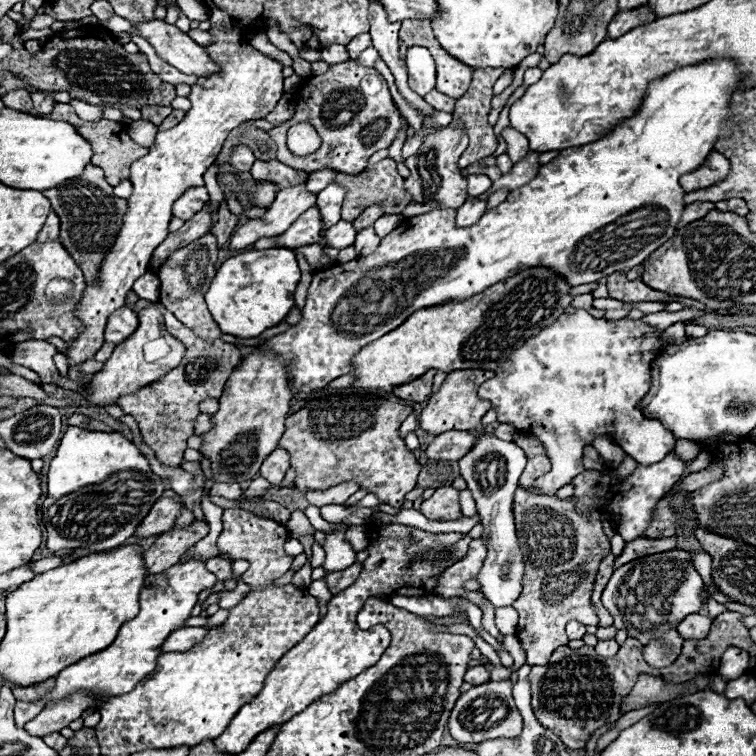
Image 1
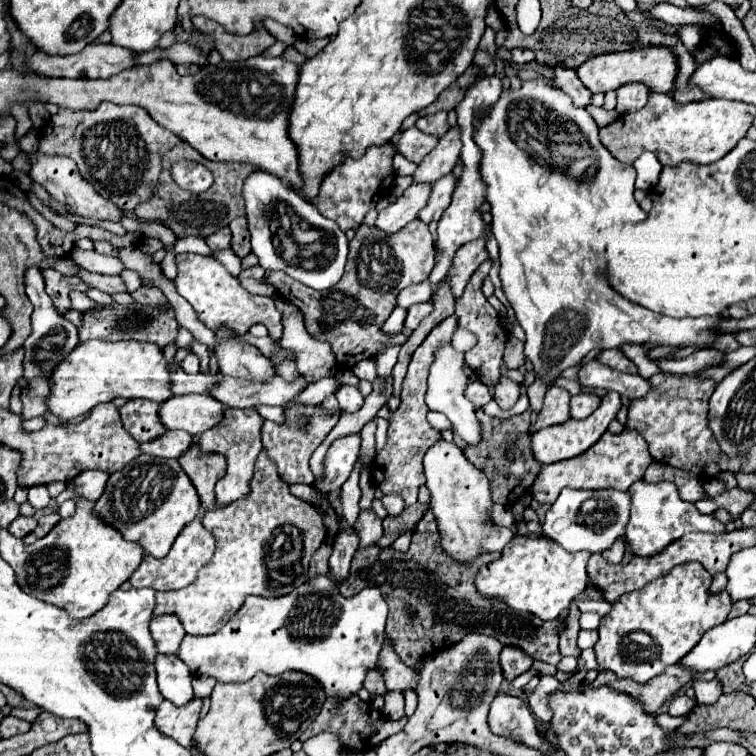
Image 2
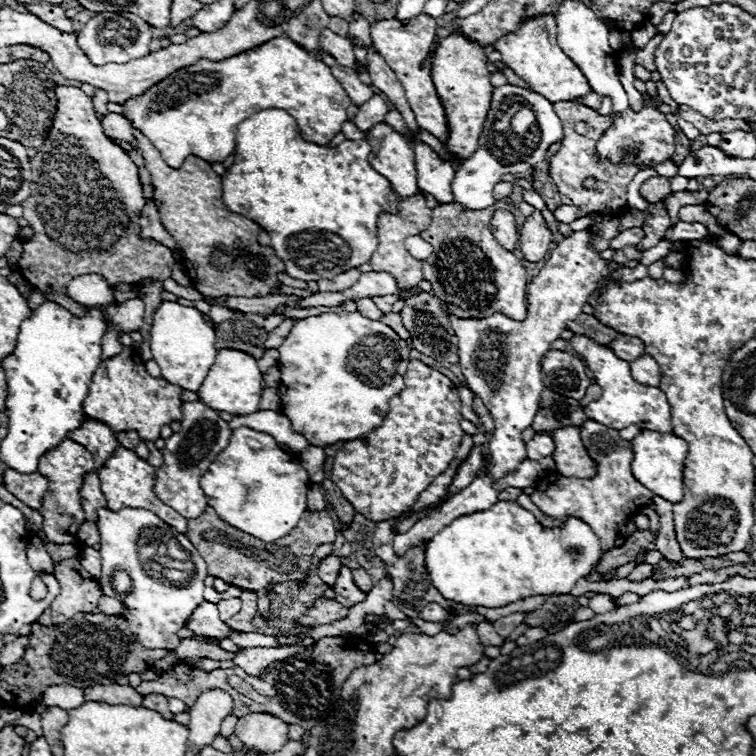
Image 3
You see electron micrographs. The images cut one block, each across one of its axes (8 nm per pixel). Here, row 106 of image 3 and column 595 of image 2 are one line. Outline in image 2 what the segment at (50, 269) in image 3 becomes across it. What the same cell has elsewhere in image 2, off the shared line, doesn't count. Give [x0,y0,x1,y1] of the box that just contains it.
[576,48,678,94]

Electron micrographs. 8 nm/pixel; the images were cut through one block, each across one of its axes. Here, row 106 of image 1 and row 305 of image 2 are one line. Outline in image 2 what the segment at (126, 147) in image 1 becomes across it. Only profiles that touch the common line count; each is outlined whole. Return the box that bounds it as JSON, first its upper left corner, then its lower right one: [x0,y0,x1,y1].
[44,270,90,314]

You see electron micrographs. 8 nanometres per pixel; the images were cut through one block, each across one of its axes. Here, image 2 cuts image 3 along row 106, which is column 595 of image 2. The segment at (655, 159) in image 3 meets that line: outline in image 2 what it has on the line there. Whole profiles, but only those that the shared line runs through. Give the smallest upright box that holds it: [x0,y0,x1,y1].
[594,562,732,682]

